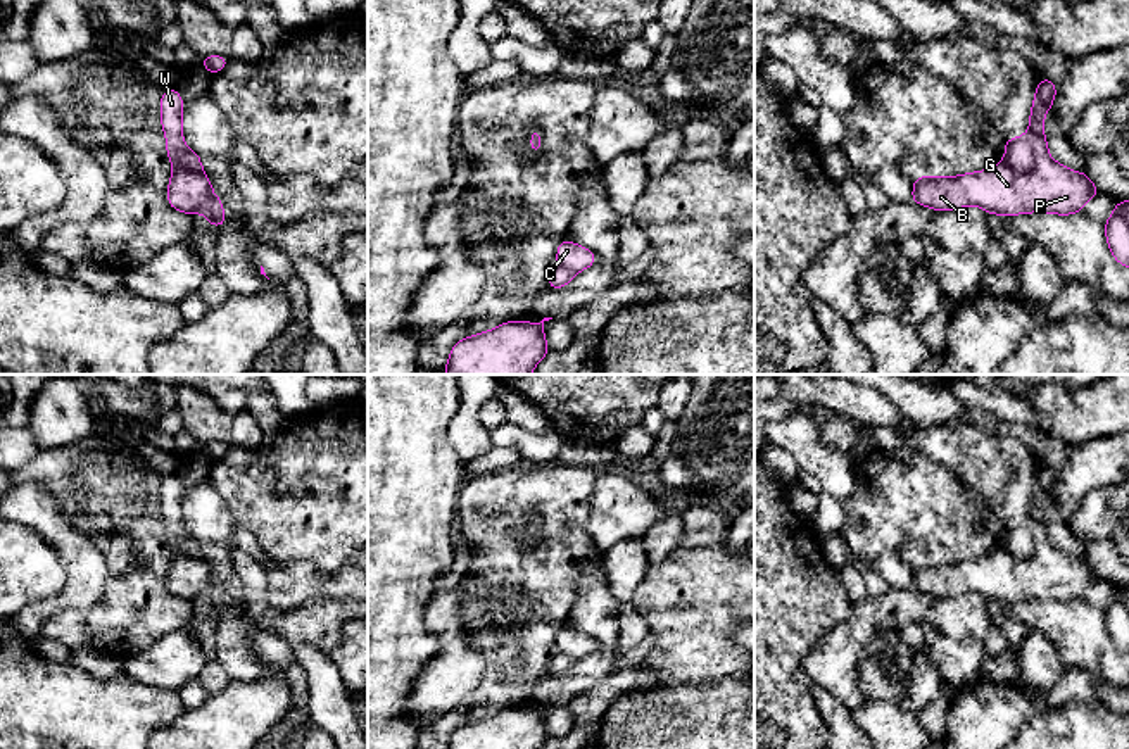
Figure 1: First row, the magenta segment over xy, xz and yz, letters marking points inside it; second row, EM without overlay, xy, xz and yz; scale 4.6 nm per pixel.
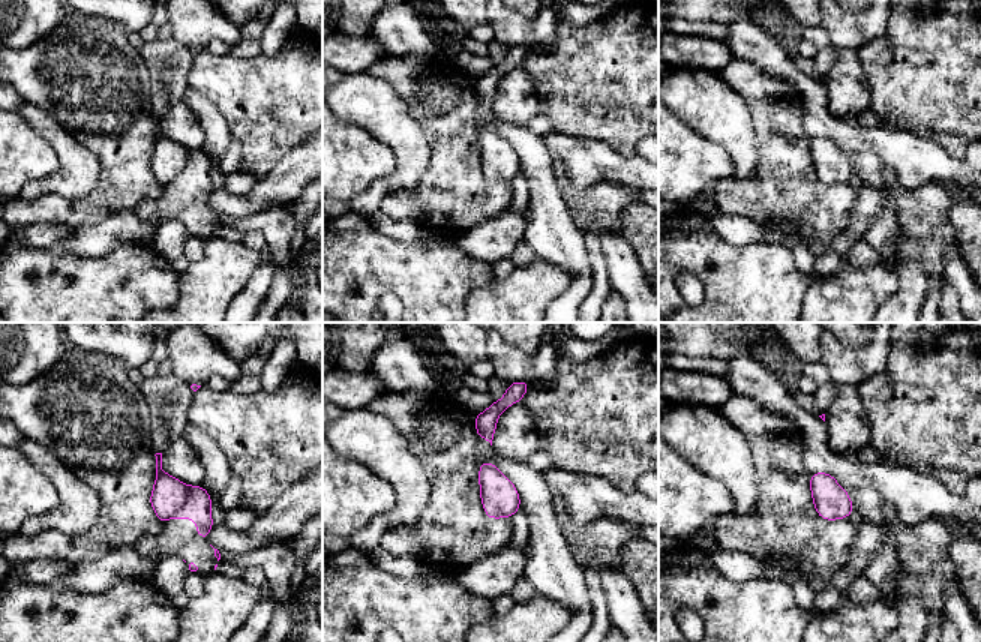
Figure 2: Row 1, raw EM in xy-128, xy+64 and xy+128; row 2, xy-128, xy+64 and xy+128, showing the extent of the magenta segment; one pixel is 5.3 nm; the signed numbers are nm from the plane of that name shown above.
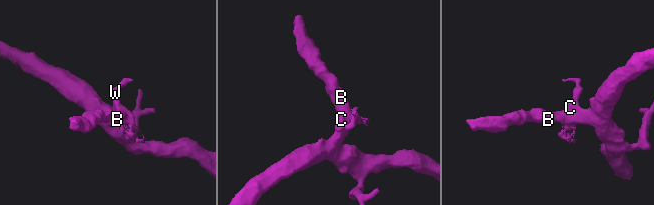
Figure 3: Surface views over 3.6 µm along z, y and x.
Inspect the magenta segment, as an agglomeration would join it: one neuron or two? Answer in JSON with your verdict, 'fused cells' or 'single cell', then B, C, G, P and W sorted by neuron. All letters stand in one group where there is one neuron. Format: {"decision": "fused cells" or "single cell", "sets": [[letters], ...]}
{"decision": "fused cells", "sets": [["B", "G", "P", "W"], ["C"]]}

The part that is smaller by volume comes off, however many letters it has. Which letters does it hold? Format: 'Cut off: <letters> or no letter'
Cut off: C

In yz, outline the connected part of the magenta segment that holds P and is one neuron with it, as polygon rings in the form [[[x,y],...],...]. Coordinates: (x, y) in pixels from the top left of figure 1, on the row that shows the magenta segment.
[[[1043,78],[1032,100],[1029,116],[1034,167],[1015,171],[1006,160],[991,169],[965,173],[960,176],[918,176],[913,179],[911,202],[932,207],[936,212],[975,205],[987,214],[1017,216],[1077,214],[1084,204],[1101,192],[1088,178],[1086,171],[1074,173],[1055,162],[1048,154],[1048,138],[1043,135],[1043,121],[1056,97],[1056,85]]]

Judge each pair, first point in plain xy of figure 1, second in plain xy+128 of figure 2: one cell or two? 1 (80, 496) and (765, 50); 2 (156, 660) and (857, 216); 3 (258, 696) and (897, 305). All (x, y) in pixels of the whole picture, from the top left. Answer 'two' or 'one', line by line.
1: two
2: one
3: two

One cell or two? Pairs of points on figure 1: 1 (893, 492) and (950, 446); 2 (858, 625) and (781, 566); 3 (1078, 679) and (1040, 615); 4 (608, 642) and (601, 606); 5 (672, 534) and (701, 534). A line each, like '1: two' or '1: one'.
1: two
2: two
3: two
4: one
5: two

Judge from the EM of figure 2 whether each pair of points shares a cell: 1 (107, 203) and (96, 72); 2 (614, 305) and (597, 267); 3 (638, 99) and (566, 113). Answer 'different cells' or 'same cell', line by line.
1: same cell
2: different cells
3: same cell

